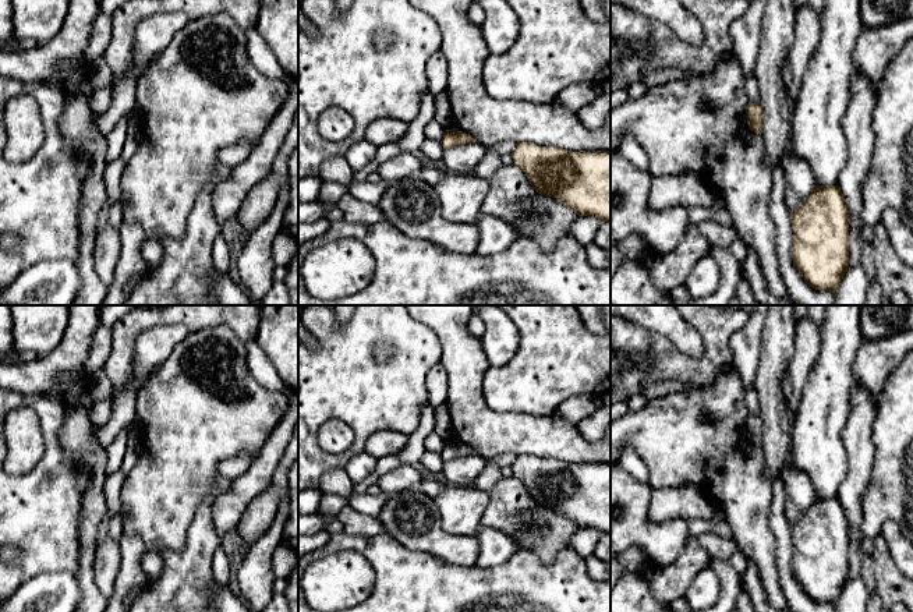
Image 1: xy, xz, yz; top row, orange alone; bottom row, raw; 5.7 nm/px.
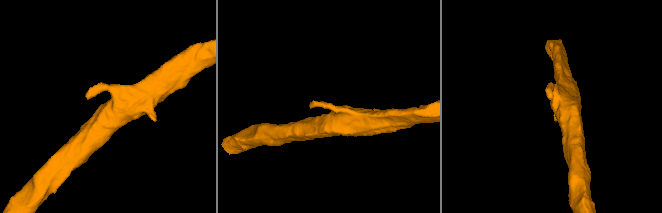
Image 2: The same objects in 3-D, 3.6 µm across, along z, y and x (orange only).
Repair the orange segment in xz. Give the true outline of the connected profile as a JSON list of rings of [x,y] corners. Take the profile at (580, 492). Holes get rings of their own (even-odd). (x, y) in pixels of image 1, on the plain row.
[[[517,454],[512,470],[538,506],[556,510],[578,528],[611,534],[611,463],[570,464]]]

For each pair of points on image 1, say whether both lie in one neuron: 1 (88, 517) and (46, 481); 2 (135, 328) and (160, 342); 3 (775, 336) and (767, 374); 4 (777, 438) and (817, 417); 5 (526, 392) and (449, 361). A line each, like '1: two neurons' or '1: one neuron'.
1: two neurons
2: two neurons
3: one neuron
4: two neurons
5: two neurons

